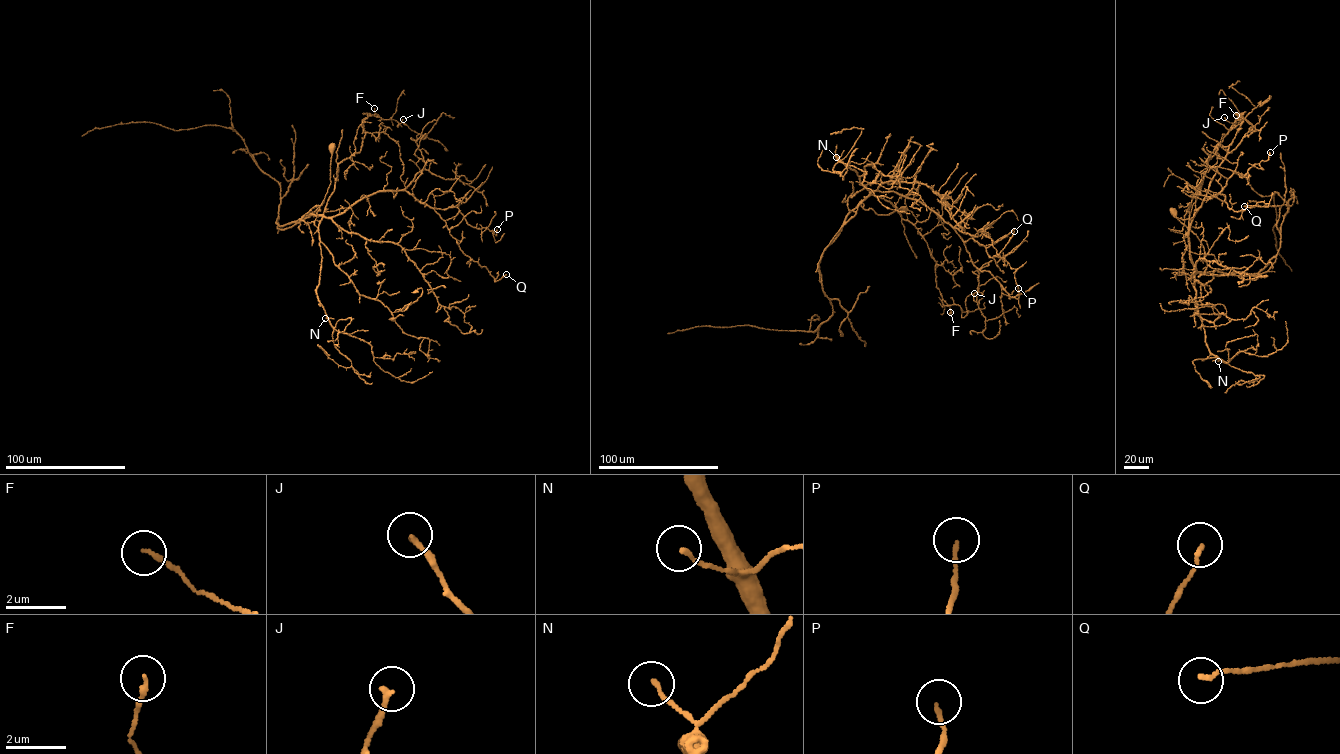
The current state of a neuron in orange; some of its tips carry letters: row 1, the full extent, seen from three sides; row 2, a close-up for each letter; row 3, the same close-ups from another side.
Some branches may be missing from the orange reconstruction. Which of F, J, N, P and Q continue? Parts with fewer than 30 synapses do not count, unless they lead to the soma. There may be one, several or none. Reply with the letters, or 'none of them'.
none of them

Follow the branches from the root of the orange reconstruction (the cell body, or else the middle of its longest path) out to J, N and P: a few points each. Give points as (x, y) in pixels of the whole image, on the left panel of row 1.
J: (331, 149), (313, 214), (338, 164), (360, 152), (363, 119), (403, 119)
N: (331, 149), (330, 184), (324, 202), (312, 213), (323, 217), (318, 227), (322, 260), (316, 291), (325, 318)
P: (331, 149), (330, 183), (313, 214), (336, 216), (373, 194), (404, 190), (497, 229)

